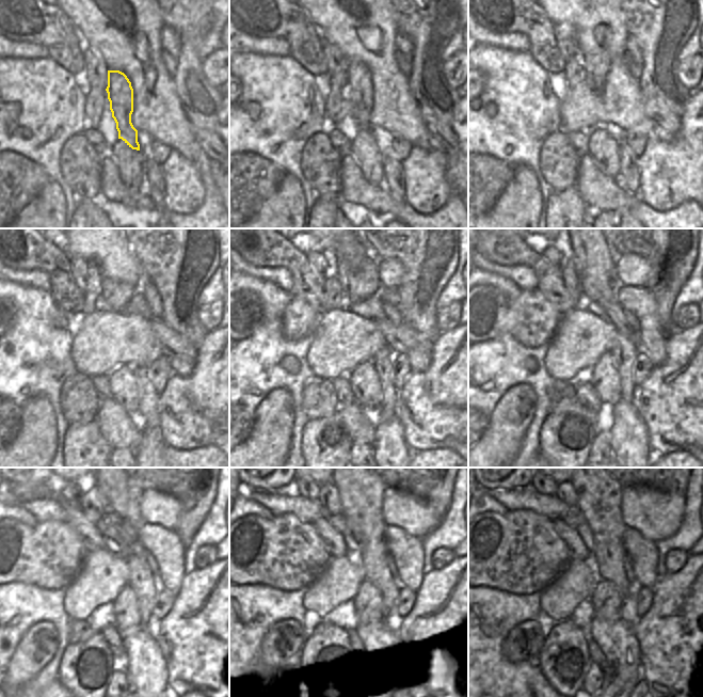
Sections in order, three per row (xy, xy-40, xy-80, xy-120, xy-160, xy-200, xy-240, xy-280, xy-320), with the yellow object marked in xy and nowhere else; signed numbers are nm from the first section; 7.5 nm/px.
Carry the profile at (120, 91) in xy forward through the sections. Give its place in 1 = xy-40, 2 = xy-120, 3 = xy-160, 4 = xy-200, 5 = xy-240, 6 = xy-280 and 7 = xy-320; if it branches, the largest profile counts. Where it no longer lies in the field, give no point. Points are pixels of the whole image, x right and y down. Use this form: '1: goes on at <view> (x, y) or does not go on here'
1: goes on at xy-40 (358, 89)
2: goes on at xy-120 (116, 295)
3: goes on at xy-160 (355, 285)
4: goes on at xy-200 (597, 288)
5: goes on at xy-240 (110, 525)
6: goes on at xy-280 (340, 522)
7: goes on at xy-320 (574, 517)

